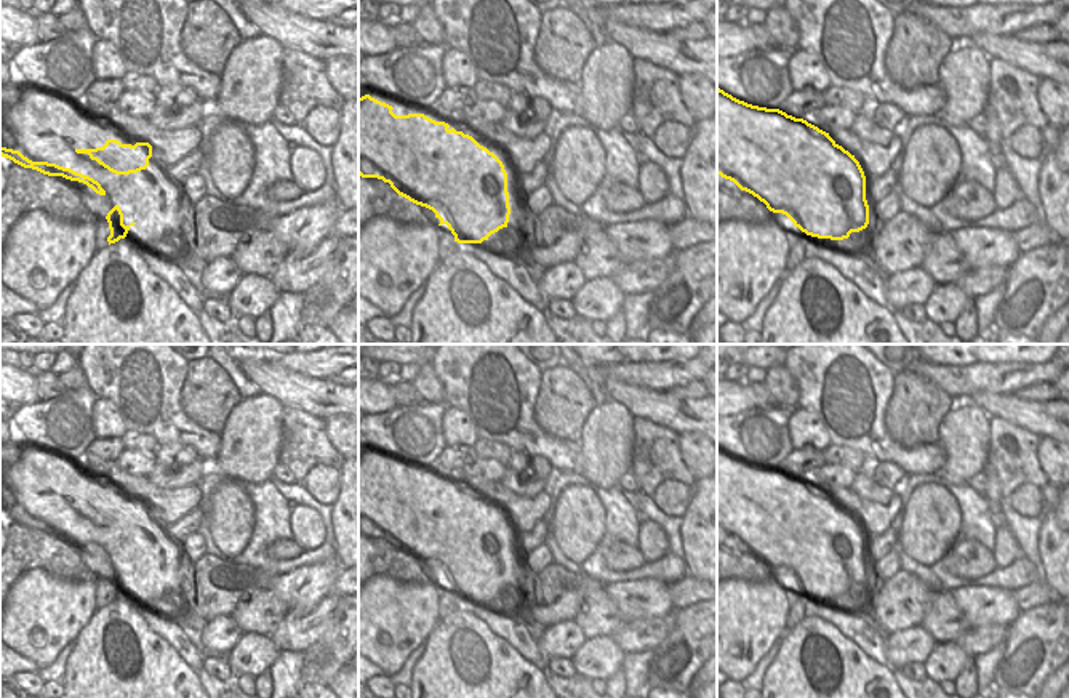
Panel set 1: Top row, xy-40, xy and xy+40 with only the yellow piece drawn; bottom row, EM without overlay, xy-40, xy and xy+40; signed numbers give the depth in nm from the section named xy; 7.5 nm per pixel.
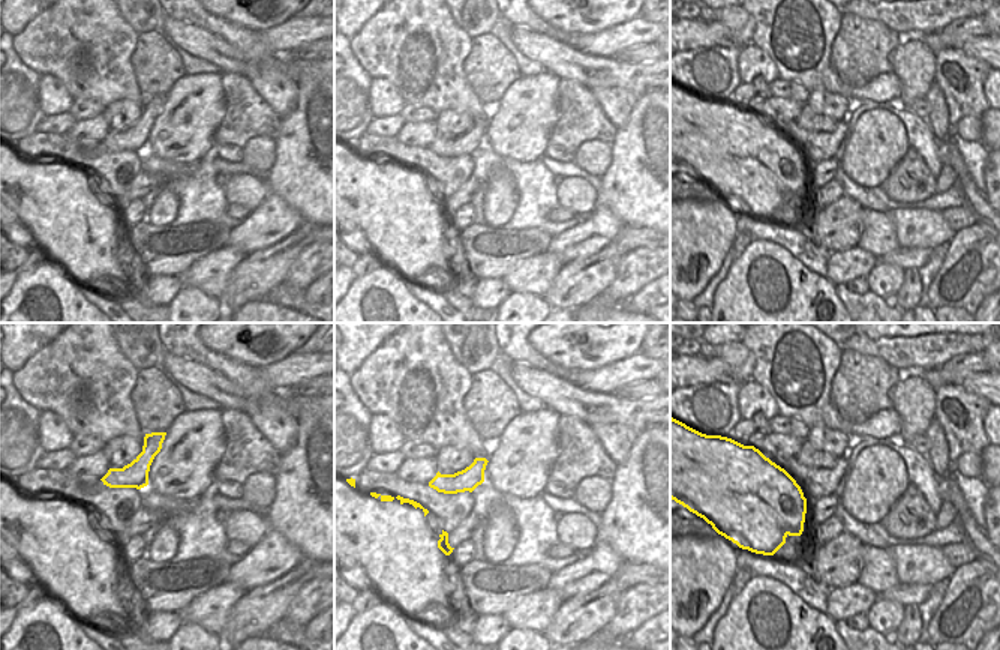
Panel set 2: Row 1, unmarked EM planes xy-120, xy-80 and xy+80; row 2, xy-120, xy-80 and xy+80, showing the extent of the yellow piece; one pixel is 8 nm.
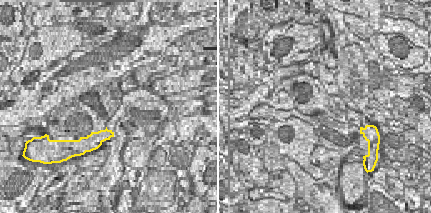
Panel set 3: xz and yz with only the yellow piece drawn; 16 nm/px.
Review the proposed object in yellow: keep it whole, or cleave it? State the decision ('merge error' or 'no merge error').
merge error

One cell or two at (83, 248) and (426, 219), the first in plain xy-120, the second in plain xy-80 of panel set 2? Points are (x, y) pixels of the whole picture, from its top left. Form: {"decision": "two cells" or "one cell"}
{"decision": "one cell"}

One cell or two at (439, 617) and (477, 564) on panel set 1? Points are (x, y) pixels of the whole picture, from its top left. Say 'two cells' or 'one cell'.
one cell

